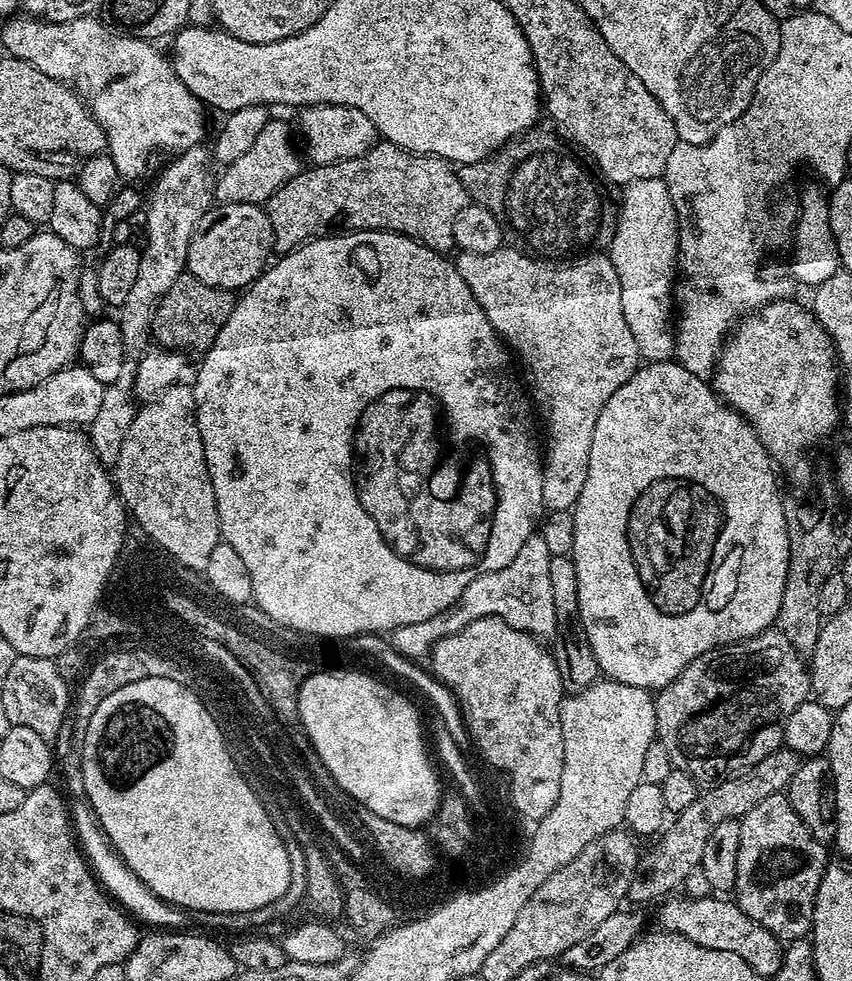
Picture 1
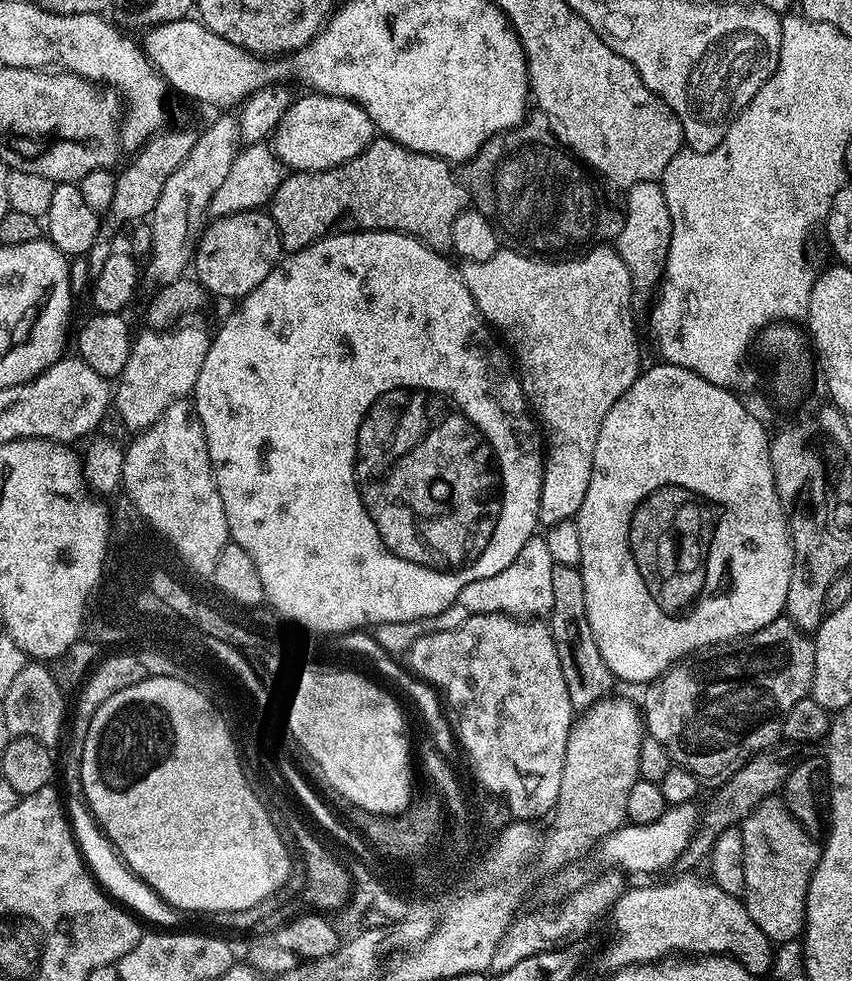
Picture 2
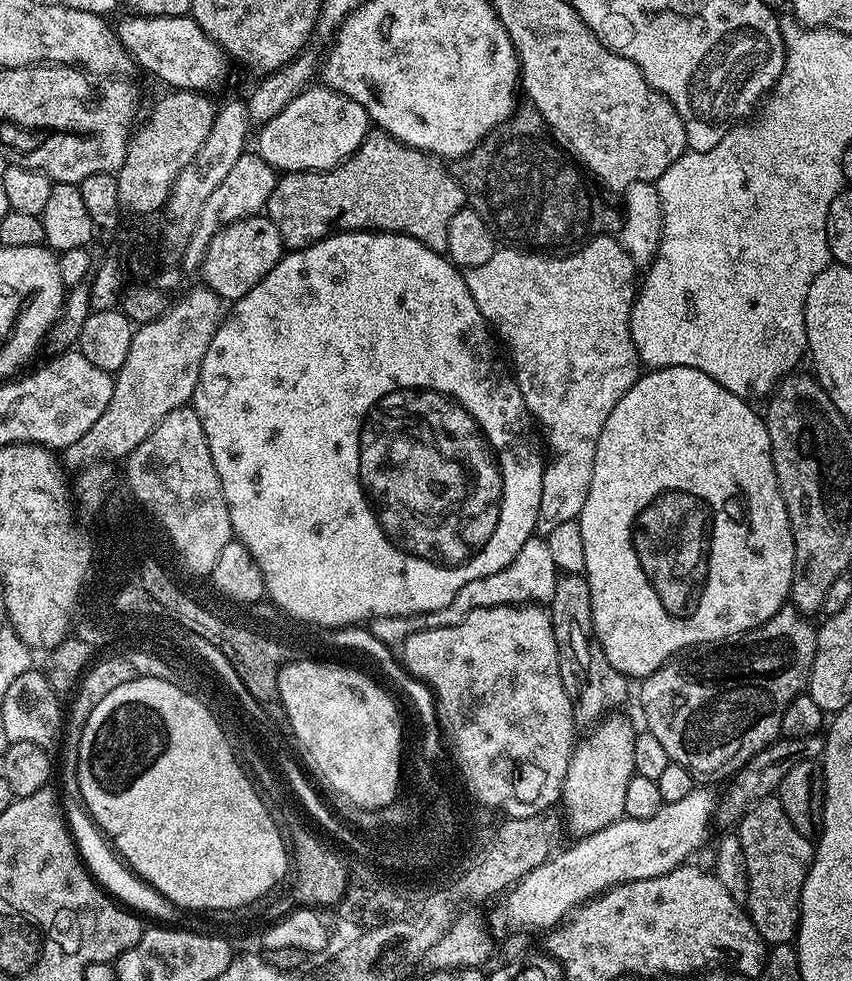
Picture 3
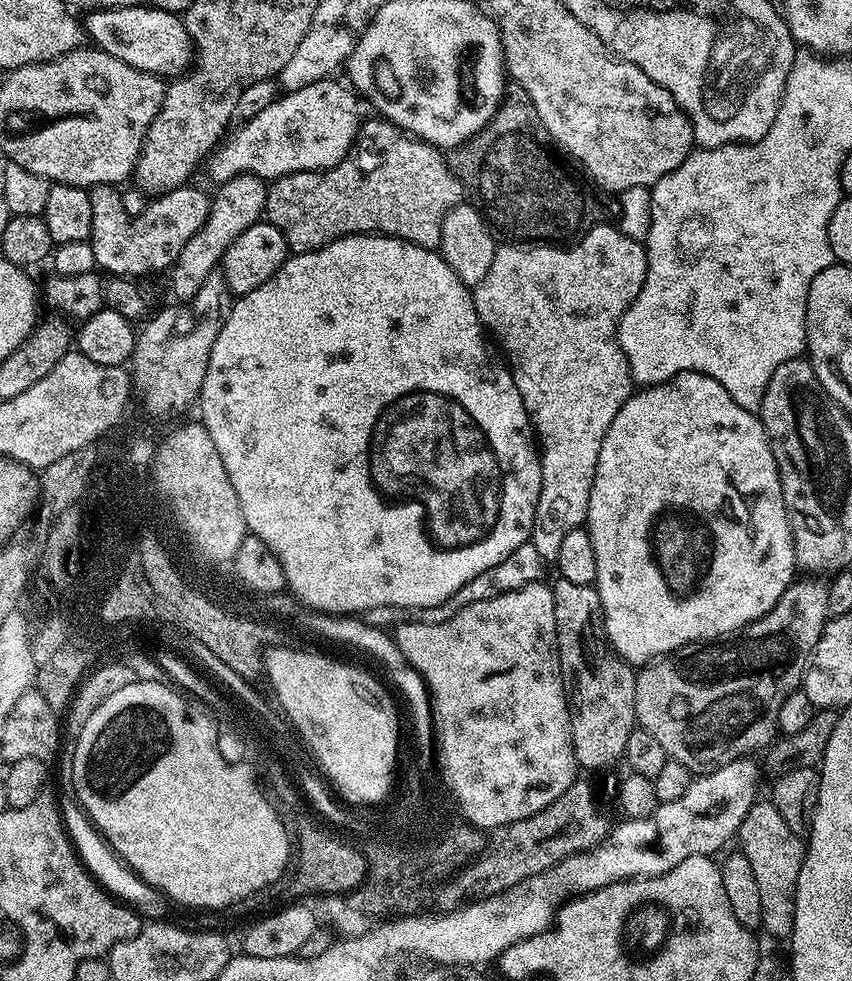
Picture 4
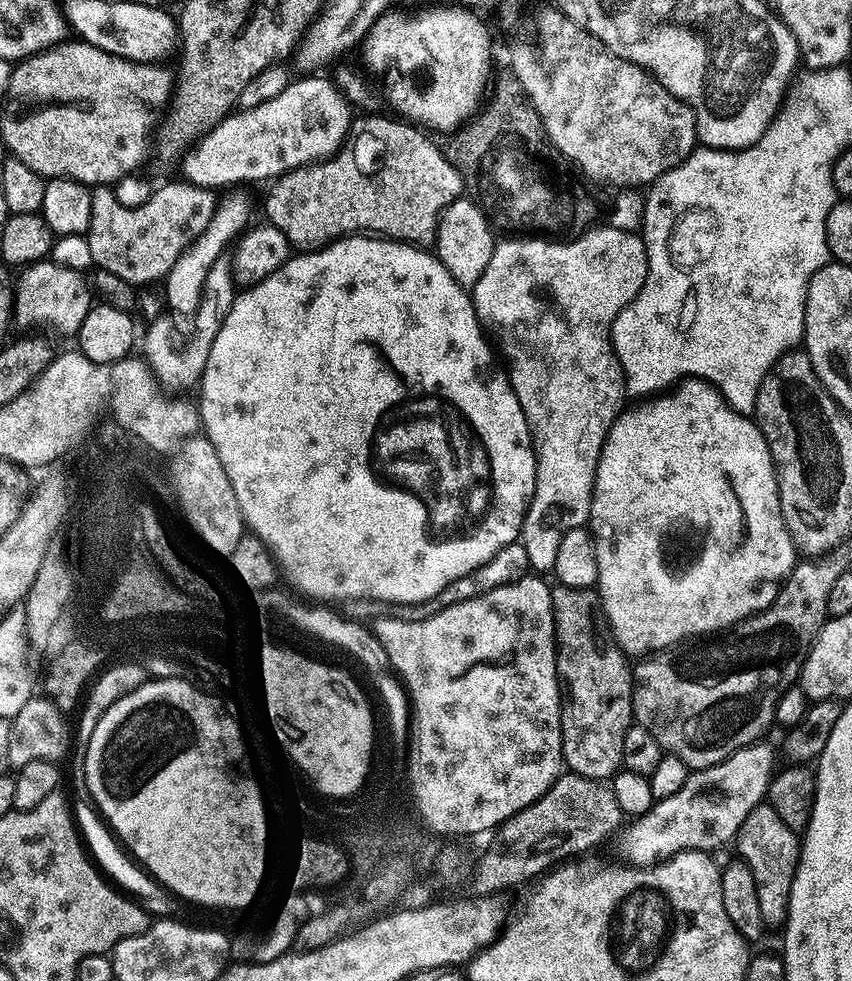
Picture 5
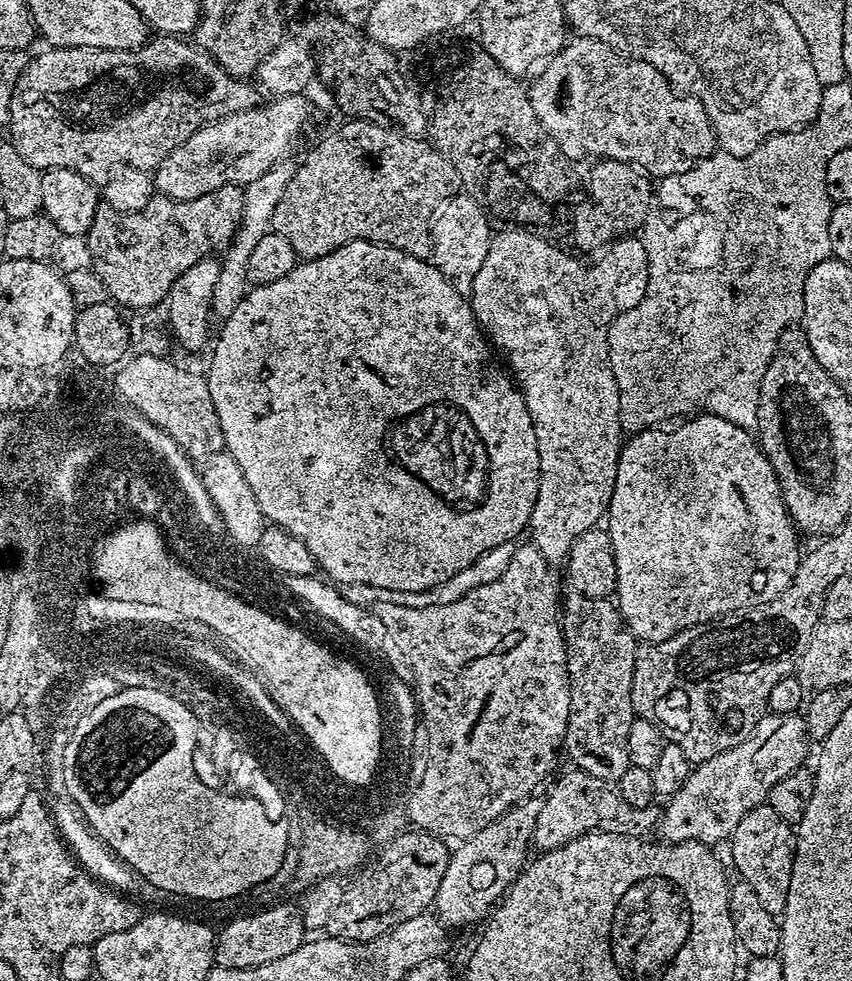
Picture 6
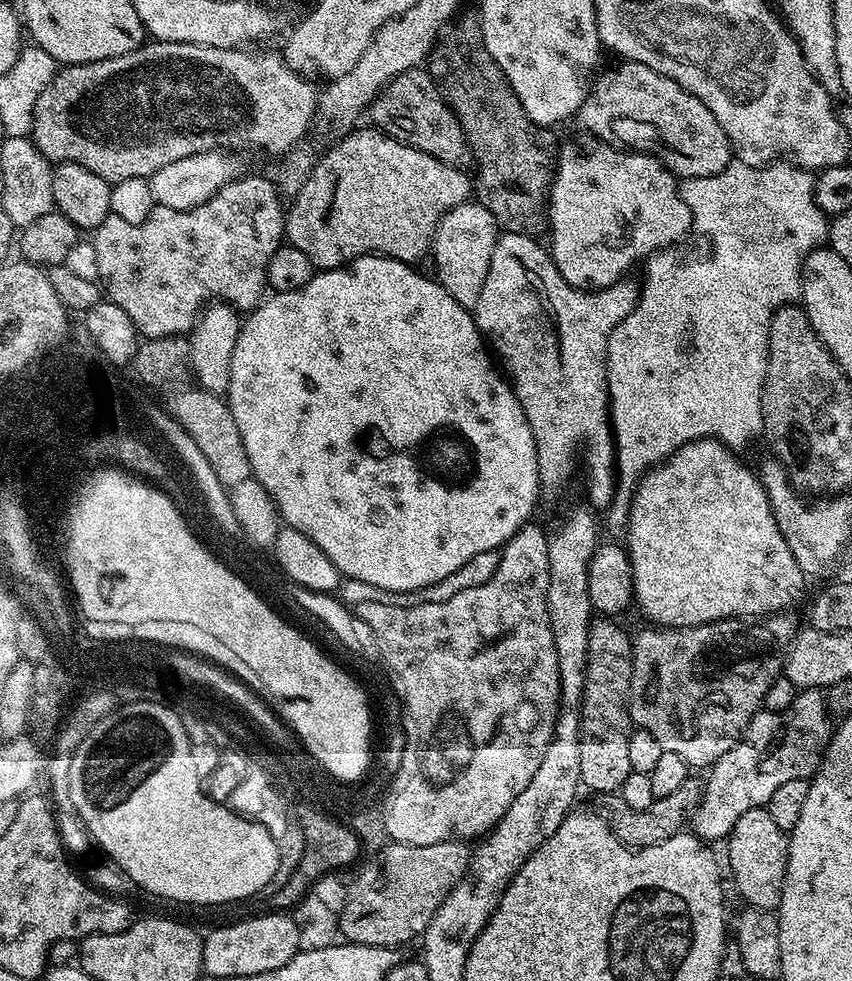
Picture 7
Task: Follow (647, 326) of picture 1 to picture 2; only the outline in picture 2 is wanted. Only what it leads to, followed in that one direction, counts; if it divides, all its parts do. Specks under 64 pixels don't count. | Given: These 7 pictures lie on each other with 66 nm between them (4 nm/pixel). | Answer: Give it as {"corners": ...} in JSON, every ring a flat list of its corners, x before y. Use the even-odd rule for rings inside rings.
{"corners":[[655,180,638,182,627,189,628,208,623,209,624,225,620,231,618,251,622,262,632,275,632,283,637,289,652,288,659,285,664,274,664,263,668,260,672,219,666,206,663,187]]}

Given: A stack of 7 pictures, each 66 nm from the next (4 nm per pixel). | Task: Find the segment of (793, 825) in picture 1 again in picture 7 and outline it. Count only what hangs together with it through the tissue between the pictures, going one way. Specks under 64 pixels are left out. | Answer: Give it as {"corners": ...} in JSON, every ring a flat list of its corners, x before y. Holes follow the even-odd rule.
{"corners":[[767,807,746,810,726,838,728,864,736,879,736,888,744,895,744,904,754,908,776,910,784,893,784,875,788,869,789,833,783,832,770,818]]}

